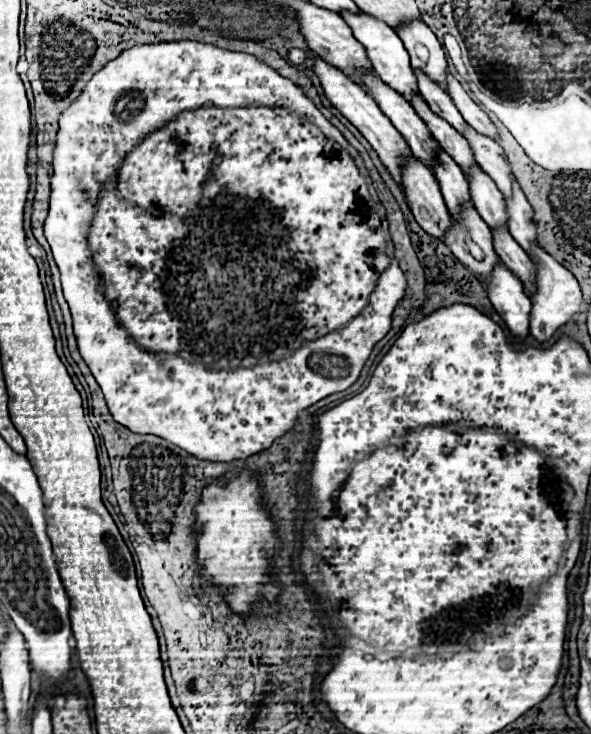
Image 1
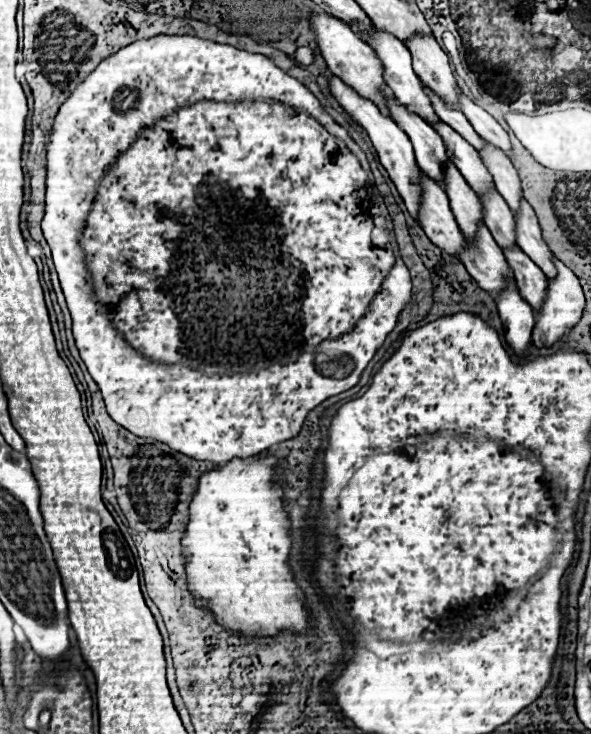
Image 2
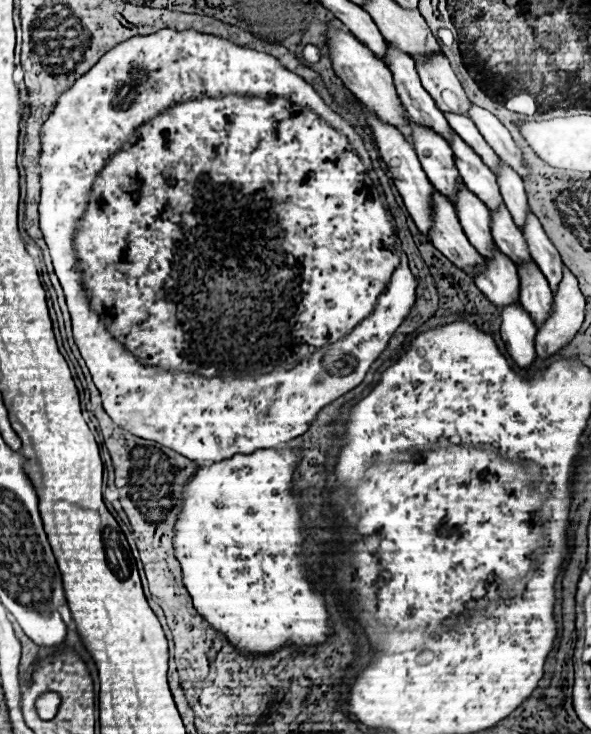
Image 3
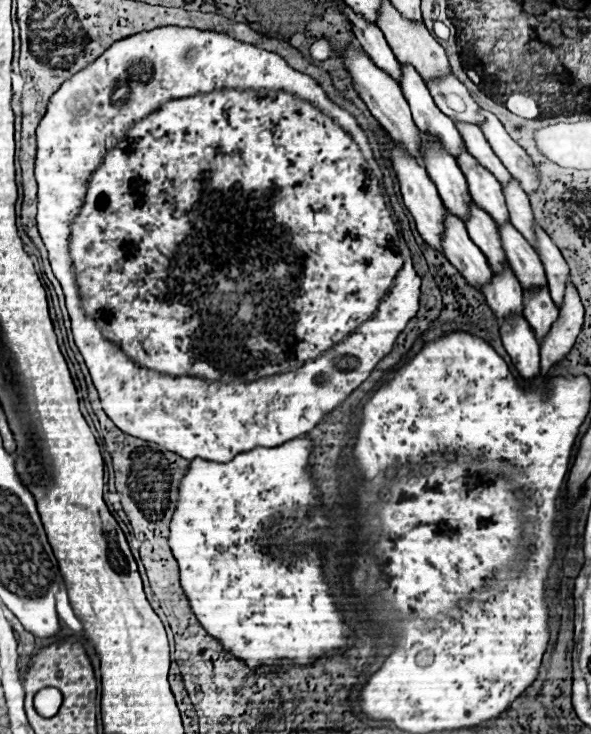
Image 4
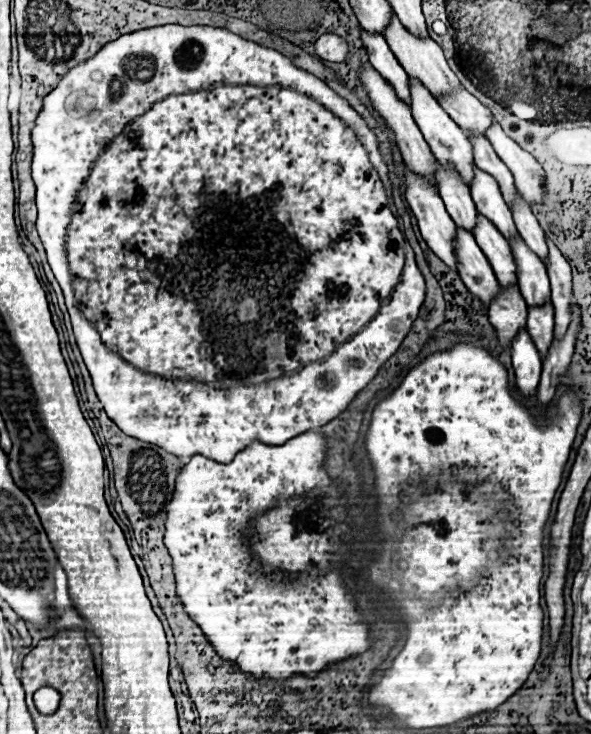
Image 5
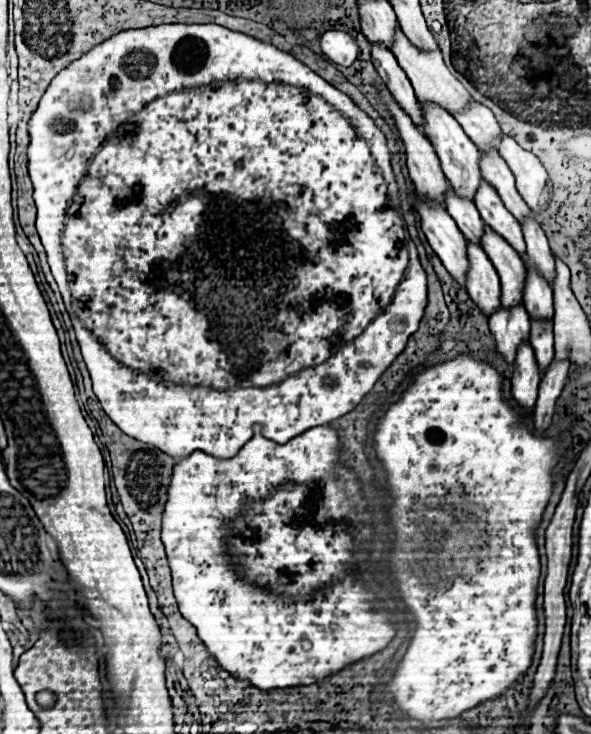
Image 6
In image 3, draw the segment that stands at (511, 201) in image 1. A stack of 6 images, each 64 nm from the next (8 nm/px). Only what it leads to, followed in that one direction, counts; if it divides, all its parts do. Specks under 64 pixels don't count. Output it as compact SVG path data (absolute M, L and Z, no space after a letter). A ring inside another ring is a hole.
M528 212L528 216L526 216L522 236L526 240L526 248L532 256L532 260L544 272L544 276L550 282L550 288L554 290L554 286L558 286L558 278L562 278L562 260L560 260L558 252L554 250L554 246L550 244L550 240L546 238L538 218L532 212Z

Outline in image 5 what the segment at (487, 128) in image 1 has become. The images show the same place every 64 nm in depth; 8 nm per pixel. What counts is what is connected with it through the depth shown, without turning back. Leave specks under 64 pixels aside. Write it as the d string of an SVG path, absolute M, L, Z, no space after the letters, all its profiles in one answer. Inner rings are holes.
M494 120L492 126L486 130L486 138L490 140L492 148L496 154L502 158L502 162L510 168L514 174L516 190L530 202L540 202L542 200L542 186L544 186L544 170L542 166L534 160L532 154L522 150L512 138L508 138L500 124Z

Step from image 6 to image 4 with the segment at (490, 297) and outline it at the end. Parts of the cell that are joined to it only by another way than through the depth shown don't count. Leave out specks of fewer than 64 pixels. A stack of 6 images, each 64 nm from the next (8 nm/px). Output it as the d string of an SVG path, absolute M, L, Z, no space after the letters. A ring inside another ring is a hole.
M446 210L444 214L444 234L442 234L444 256L458 268L458 272L474 286L480 288L492 270L486 256L470 240L464 222Z

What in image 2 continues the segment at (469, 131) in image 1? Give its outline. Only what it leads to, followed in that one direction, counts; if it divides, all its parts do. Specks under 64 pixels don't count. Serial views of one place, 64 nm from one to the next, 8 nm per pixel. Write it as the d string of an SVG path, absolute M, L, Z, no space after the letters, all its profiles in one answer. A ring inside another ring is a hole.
M484 142L482 150L478 154L480 154L482 164L488 168L488 172L494 178L496 190L506 198L506 202L512 210L518 210L522 188L520 188L518 172L514 170L510 158L506 154L502 154L502 150L492 146L490 142Z

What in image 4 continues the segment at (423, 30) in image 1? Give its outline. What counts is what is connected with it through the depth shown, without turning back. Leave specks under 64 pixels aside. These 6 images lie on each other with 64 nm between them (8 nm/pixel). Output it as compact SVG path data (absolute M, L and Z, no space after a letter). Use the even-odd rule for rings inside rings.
M448 74L444 78L426 80L426 86L436 102L436 106L450 118L462 120L462 122L474 122L480 124L482 118L478 118L480 106L474 102L474 98L468 94L466 86L454 76Z

